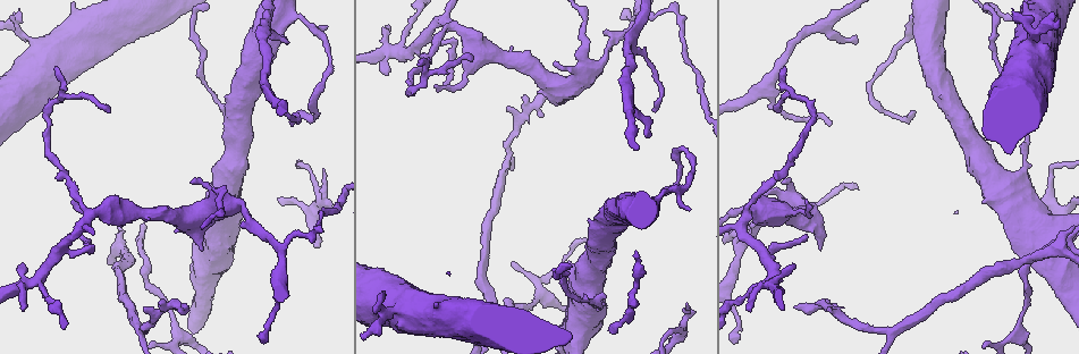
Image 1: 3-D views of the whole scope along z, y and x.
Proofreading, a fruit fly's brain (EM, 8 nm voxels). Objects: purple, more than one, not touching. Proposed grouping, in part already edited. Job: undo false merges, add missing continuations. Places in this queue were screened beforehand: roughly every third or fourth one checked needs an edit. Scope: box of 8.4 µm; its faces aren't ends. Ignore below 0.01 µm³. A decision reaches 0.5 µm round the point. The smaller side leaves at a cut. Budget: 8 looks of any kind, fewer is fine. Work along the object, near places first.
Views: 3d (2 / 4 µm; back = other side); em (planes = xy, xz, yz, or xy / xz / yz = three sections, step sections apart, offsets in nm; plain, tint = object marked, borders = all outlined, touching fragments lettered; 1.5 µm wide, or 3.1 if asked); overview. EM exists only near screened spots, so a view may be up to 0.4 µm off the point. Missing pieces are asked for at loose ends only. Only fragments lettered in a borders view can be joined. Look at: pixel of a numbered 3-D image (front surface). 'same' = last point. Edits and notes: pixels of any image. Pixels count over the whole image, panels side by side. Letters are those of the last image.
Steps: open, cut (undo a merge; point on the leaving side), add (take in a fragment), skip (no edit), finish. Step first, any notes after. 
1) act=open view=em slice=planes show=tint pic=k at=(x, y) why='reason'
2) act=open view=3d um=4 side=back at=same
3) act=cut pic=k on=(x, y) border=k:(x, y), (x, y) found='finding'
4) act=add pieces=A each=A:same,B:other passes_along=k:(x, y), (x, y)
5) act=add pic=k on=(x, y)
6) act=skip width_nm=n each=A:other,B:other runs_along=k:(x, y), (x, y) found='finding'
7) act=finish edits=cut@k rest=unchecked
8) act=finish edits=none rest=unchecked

act=open view=em slice=planes show=borders pic=1 at=(784, 69)

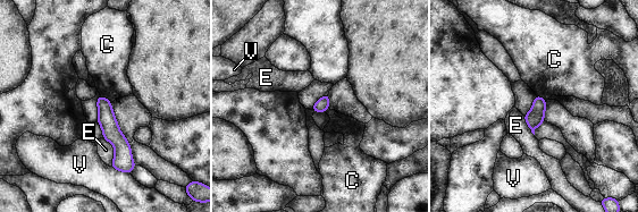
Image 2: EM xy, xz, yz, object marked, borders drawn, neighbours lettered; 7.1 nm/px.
act=skip longest_contact=E:220nm each=C:other,E:other,V:other border=2:(100, 94), (111, 102) found='none of them fits'

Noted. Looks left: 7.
act=open view=3d um=4 pic=1 at=(32, 40) why='sharp bend'

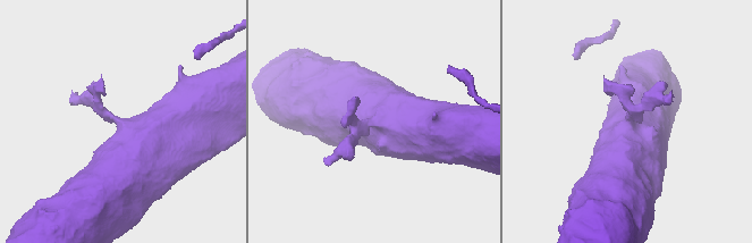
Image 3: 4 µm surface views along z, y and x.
act=open view=em slice=yz step=4 show=tint pic=3 at=(375, 121)

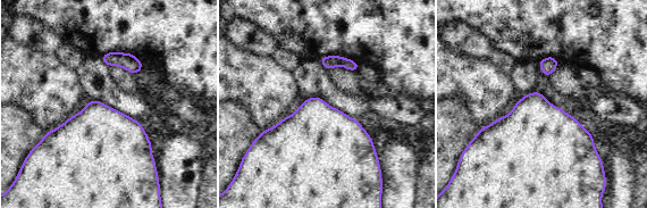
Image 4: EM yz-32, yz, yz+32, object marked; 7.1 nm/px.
act=open view=em slice=planes show=borders at=same

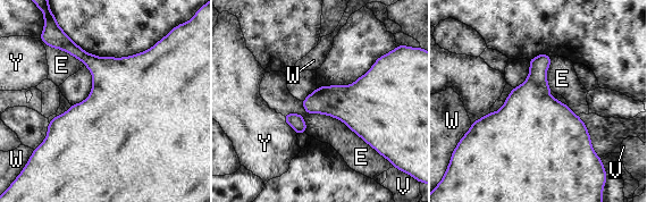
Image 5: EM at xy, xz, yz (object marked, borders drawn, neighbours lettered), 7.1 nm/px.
act=skip longest_contact=E:600nm each=E:other,V:other,W:other,Y:other found='all the same cell'

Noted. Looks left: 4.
act=open view=em slice=xy step=8 show=tint pic=1 at=(681, 150) why='sharp bend'

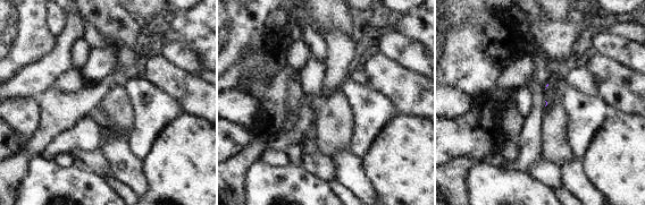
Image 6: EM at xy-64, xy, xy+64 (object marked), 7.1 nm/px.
act=open view=em slice=planes show=borders at=same why='another direction'

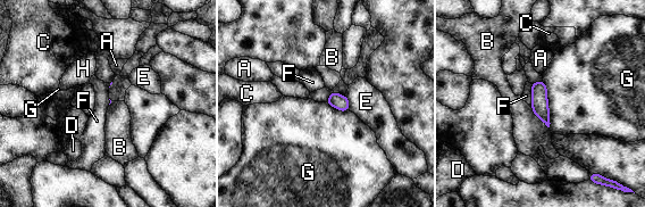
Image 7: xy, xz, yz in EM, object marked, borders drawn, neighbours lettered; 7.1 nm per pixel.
act=skip each=A:other,B:other,C:other,D:other,E:other,F:other,G:other,H:other border=7:(547, 106), (550, 126) found='all the same cell'

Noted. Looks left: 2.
act=open view=3d um=2 pic=1 at=(40, 277) why='abrupt turn'

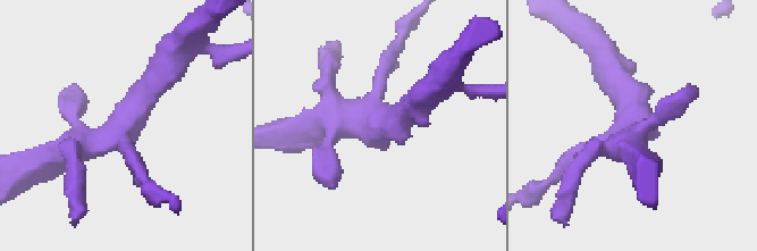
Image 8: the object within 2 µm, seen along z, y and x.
act=open view=em slice=planes show=borders pic=8 at=(377, 115)

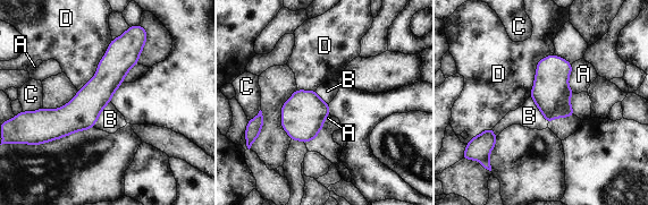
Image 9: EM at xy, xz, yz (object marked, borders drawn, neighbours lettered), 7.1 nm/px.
act=skip each=A:other,B:other,C:other,D:other runs_along=9:(135, 58), (68, 119), (19, 117) found='all the same cell'

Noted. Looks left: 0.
act=finish edits=none rest=unchecked

